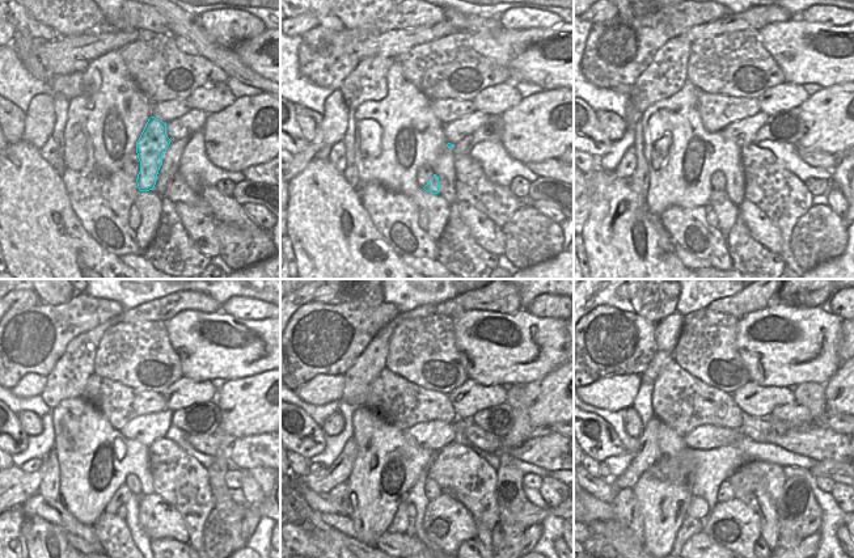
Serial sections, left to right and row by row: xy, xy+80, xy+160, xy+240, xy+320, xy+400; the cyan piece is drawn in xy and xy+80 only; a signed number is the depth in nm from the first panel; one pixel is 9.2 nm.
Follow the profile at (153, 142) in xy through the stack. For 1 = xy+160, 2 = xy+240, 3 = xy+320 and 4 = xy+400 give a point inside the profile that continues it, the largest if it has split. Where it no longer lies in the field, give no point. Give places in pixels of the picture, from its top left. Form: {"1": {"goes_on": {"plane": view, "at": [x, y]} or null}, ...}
{"1": {"goes_on": {"plane": "xy+160", "at": [717, 195]}}, "2": {"goes_on": {"plane": "xy+240", "at": [123, 494]}}, "3": {"goes_on": {"plane": "xy+320", "at": [401, 523]}}, "4": {"goes_on": {"plane": "xy+400", "at": [690, 525]}}}

